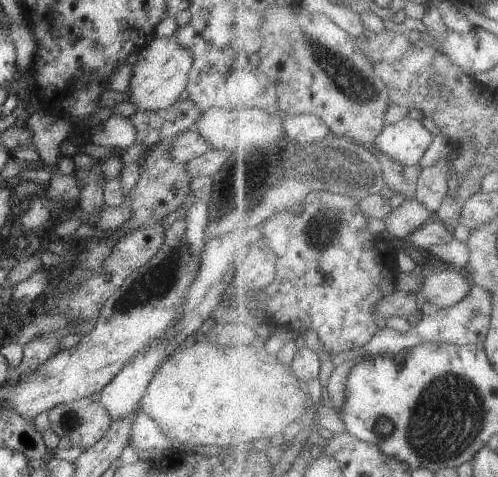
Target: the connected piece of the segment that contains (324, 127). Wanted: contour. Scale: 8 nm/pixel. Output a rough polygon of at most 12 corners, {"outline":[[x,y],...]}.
{"outline":[[312,113],[287,114],[287,138],[302,144],[324,140],[333,132]]}

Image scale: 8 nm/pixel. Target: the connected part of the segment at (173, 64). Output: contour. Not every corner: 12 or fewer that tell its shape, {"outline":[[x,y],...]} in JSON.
{"outline":[[174,37],[137,52],[126,93],[159,111],[187,88],[193,56]]}

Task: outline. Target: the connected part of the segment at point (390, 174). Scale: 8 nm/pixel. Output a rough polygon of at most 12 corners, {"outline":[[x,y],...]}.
{"outline":[[384,156],[387,184],[405,200],[419,196],[424,168]]}

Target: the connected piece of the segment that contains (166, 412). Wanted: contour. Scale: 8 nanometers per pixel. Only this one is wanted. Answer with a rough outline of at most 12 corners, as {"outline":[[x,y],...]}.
{"outline":[[261,342],[179,347],[138,412],[178,444],[283,434],[314,404]]}

